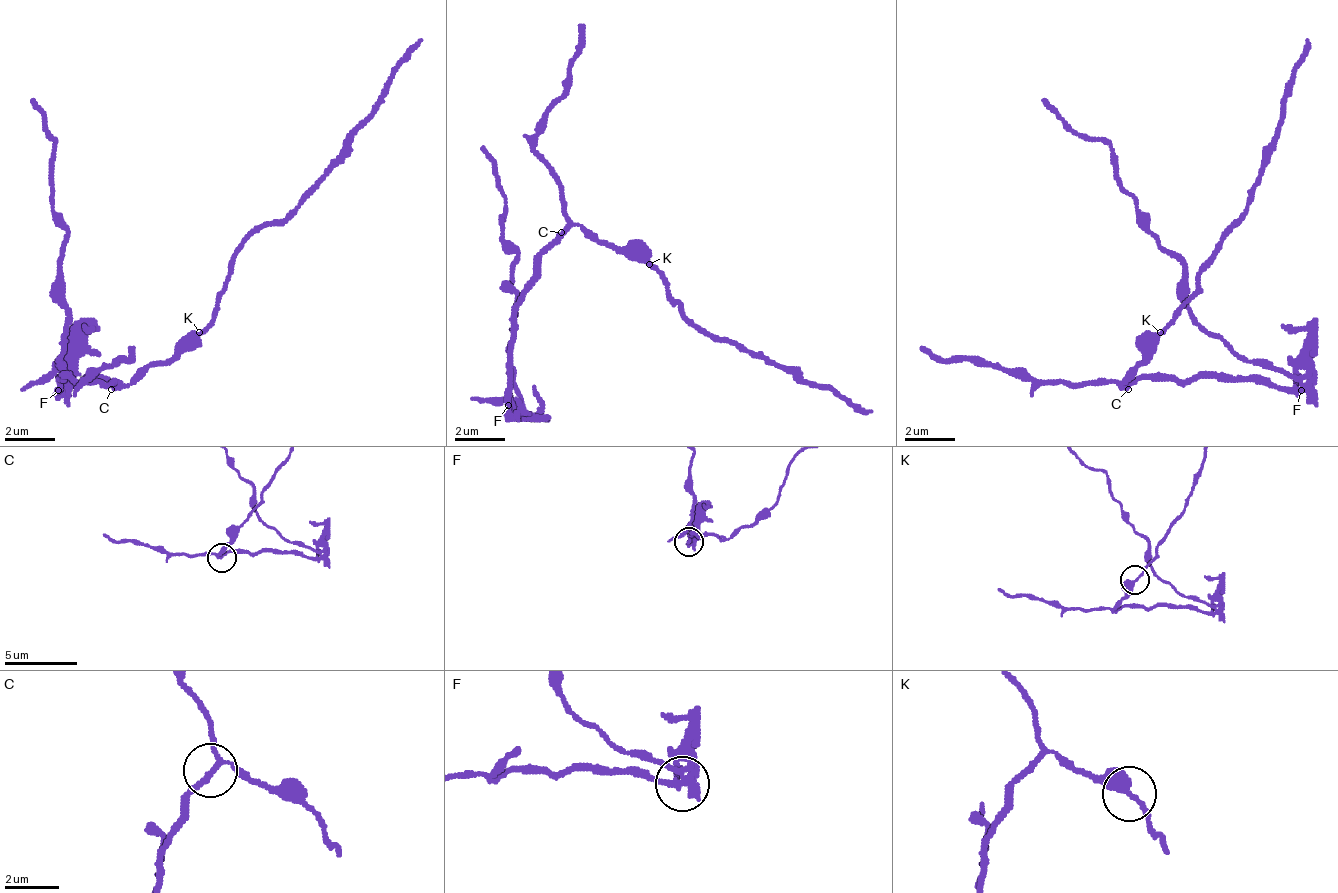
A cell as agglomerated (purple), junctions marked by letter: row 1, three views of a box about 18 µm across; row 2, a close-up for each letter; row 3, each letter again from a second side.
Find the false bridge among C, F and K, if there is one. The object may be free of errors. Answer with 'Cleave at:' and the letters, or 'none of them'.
Cleave at: F

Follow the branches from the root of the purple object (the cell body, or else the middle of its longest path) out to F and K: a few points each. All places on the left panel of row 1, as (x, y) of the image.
F: (117, 382), (111, 382), (104, 376), (66, 376), (60, 382), (60, 389)
K: (117, 382), (136, 382), (155, 363), (168, 363), (199, 332)

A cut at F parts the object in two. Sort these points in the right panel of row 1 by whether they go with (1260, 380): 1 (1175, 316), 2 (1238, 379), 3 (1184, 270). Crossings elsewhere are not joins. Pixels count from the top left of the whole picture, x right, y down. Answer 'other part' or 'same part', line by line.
1: same part
2: same part
3: other part

